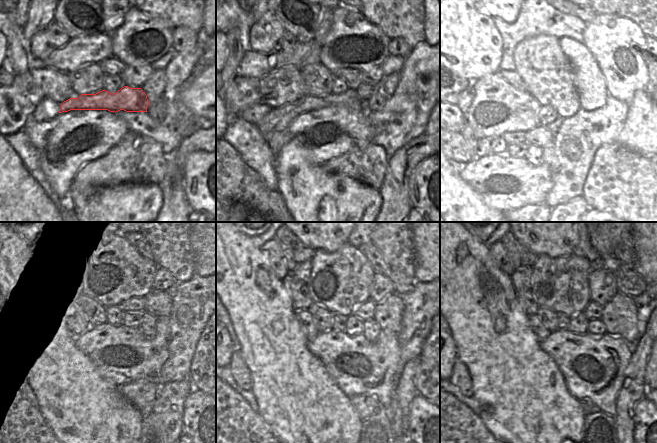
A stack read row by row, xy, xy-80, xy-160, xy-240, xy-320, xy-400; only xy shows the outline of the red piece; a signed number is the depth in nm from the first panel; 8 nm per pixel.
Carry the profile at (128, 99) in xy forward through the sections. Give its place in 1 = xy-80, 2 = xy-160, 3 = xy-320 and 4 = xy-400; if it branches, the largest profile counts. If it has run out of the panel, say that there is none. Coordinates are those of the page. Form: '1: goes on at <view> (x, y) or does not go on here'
1: goes on at xy-80 (274, 128)
2: goes on at xy-160 (488, 129)
3: goes on at xy-320 (239, 370)
4: goes on at xy-400 (460, 377)

